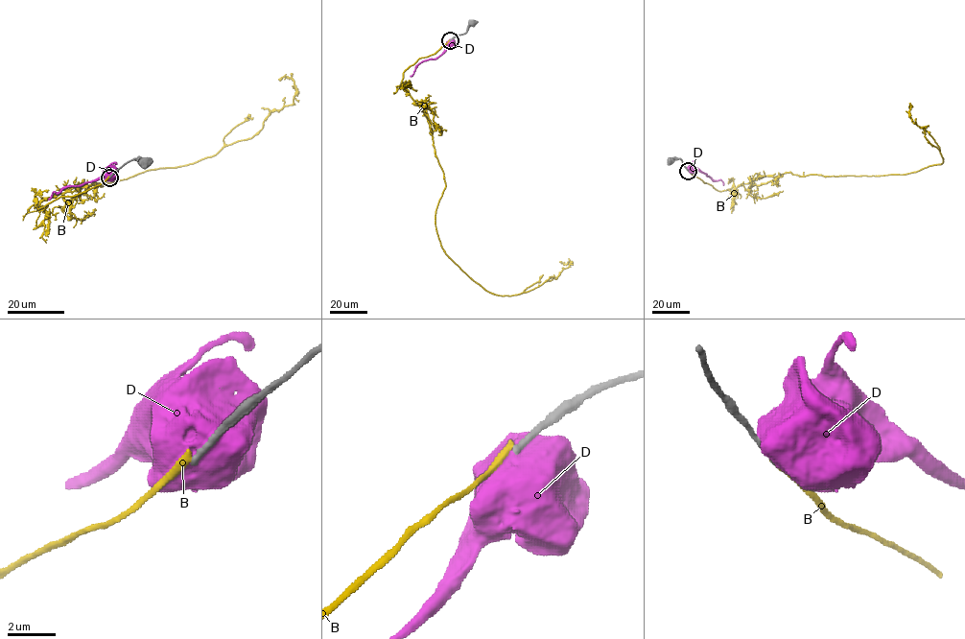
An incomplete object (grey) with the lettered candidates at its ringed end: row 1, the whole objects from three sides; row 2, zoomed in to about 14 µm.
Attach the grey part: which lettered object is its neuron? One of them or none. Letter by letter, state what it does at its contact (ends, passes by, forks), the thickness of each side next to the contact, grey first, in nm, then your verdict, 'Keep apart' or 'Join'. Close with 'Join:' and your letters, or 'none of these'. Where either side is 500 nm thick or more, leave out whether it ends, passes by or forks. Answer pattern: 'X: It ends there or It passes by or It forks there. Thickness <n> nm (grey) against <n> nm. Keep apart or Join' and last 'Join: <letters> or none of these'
B: It ends there. Thickness 240 nm (grey) against 320 nm. Keep apart
D: Thickness 320 nm (grey) against 1100 nm. Keep apart
Join: none of these

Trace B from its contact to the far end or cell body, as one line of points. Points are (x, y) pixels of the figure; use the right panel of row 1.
B: (688, 171), (720, 191), (787, 173), (905, 175), (941, 164), (939, 150), (908, 106)

